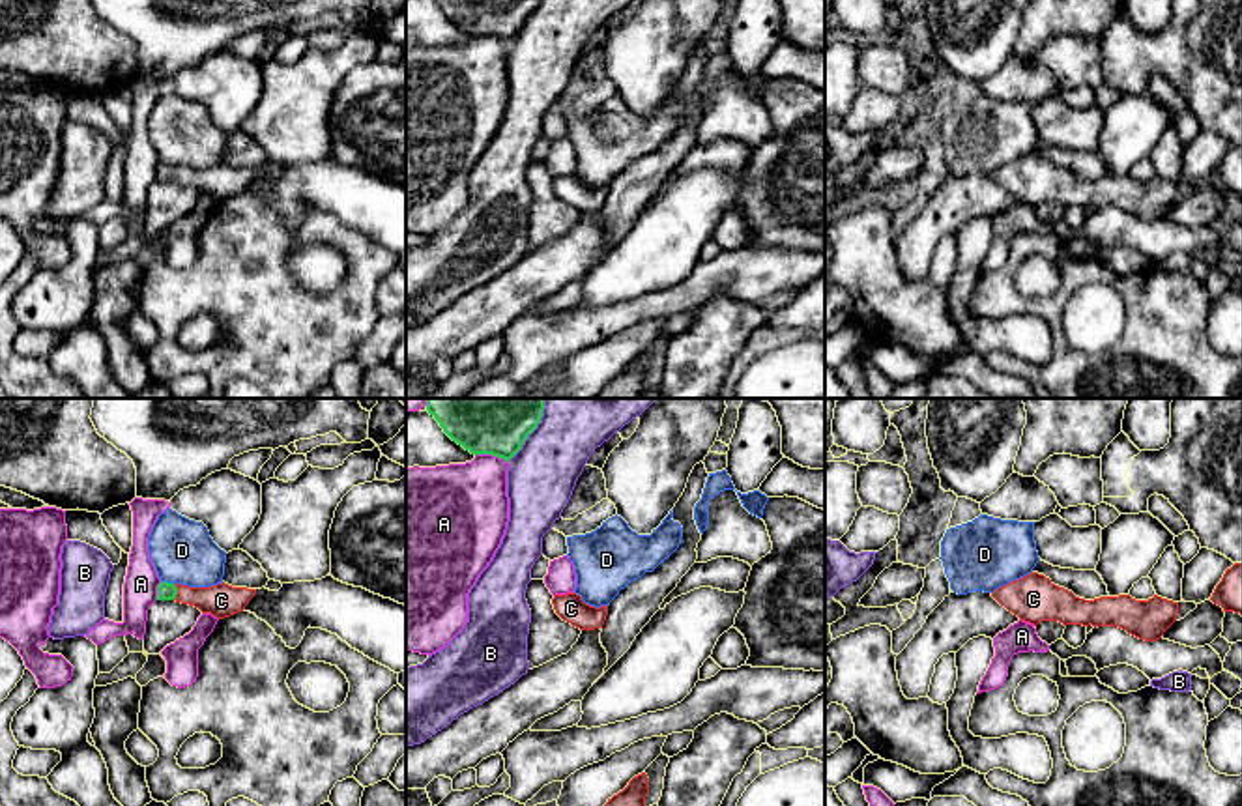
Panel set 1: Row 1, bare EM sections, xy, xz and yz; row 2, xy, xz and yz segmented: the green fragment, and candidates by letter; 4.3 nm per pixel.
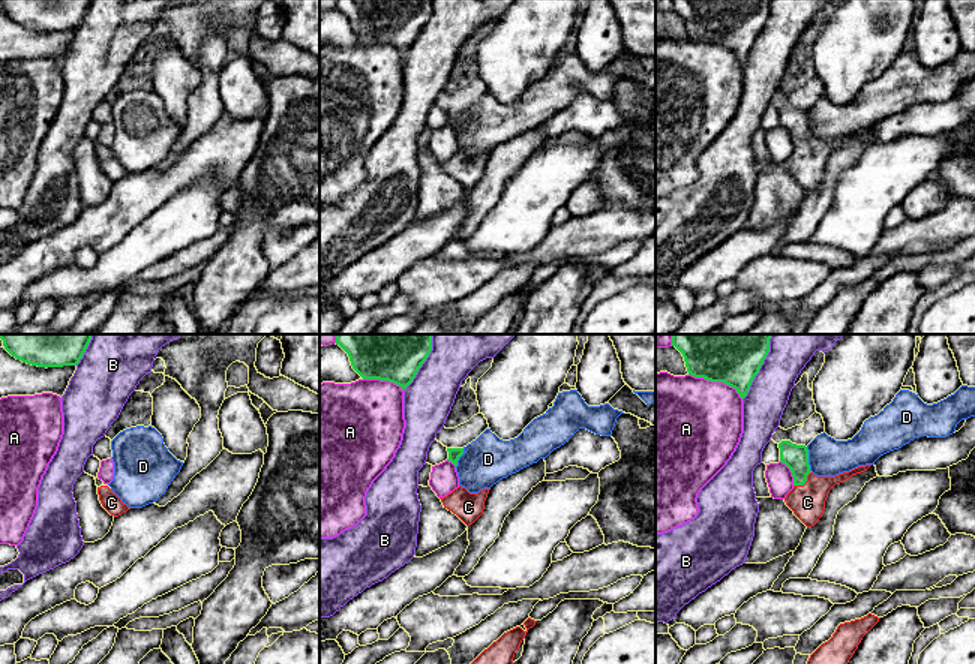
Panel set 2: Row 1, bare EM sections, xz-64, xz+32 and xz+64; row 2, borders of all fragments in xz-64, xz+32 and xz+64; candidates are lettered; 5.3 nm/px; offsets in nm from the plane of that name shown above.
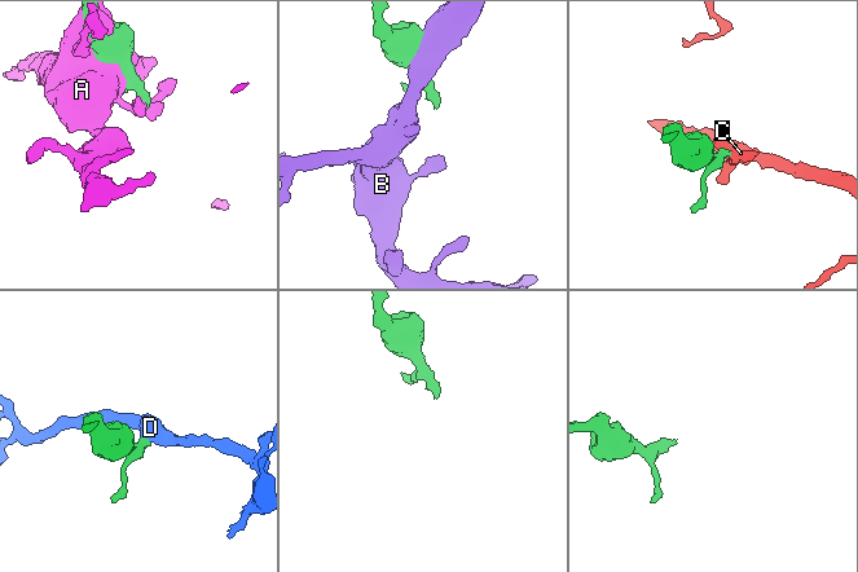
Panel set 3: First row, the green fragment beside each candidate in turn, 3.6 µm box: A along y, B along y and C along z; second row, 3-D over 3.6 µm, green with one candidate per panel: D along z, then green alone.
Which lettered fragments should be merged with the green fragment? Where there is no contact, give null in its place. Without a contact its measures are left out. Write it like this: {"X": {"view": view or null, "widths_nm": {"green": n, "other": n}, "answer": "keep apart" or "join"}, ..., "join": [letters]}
{"A": {"view": "xz", "widths_nm": {"green": 170, "other": 360}, "answer": "keep apart"}, "B": {"view": "xz", "widths_nm": {"green": 170, "other": 300}, "answer": "keep apart"}, "C": {"view": "xy", "widths_nm": {"green": 80, "other": 150}, "answer": "join"}, "D": {"view": "xy", "widths_nm": {"green": 80, "other": 280}, "answer": "keep apart"}, "join": ["C"]}

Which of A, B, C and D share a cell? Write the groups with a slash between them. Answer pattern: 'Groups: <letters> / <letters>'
Groups: A / B / C / D

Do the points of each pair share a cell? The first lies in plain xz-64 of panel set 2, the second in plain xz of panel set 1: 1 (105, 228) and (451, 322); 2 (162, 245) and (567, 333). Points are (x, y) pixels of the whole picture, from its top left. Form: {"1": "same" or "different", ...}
{"1": "same", "2": "different"}

